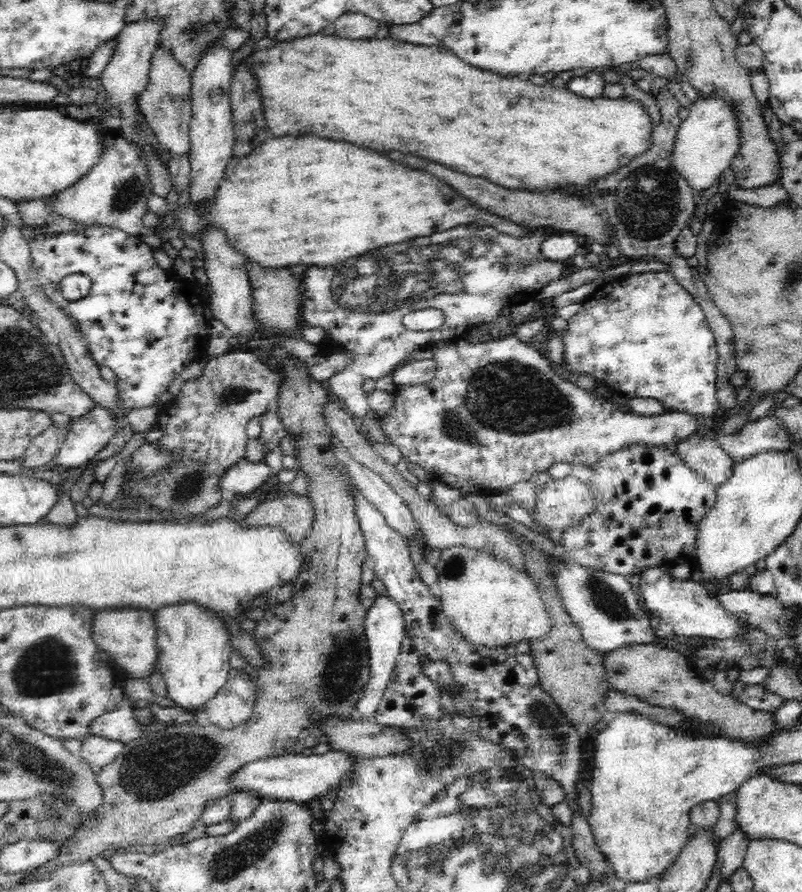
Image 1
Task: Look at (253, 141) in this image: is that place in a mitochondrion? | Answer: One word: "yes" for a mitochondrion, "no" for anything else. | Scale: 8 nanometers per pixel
no

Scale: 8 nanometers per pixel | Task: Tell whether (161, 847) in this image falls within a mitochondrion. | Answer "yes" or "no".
no

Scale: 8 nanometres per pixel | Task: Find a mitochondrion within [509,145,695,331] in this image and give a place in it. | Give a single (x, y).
(644, 203)

